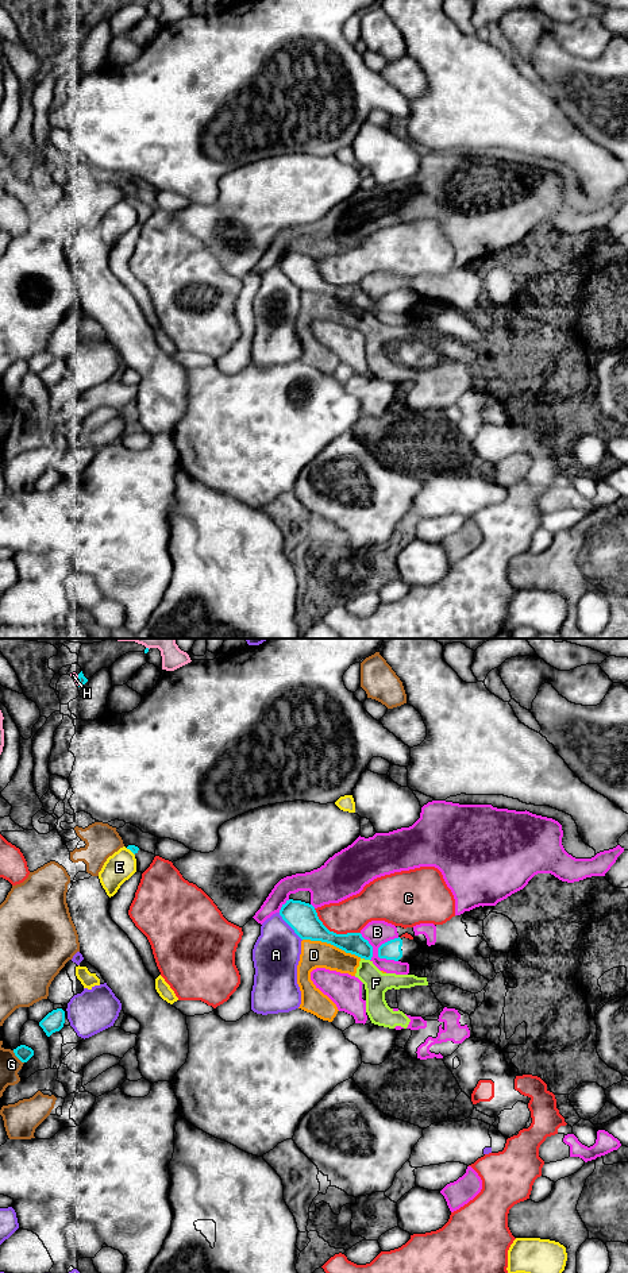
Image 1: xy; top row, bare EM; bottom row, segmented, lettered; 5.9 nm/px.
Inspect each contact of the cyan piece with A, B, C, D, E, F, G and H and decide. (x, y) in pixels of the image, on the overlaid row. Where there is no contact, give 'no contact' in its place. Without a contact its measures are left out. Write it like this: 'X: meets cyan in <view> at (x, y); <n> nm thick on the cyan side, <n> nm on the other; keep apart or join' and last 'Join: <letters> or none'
A: meets cyan in xy at (289, 925); 180 nm thick on the cyan side, 280 nm on the other; keep apart
B: meets cyan in xy at (385, 942); 110 nm thick on the cyan side, 140 nm on the other; keep apart
C: meets cyan in xy at (332, 932); 180 nm thick on the cyan side, 200 nm on the other; keep apart
D: meets cyan in xy at (332, 944); 180 nm thick on the cyan side, 160 nm on the other; keep apart
E: meets cyan in xy at (130, 849); 50 nm thick on the cyan side, 170 nm on the other; keep apart
F: meets cyan in xy at (368, 959); 130 nm thick on the cyan side, 140 nm on the other; keep apart
G: meets cyan in xy at (18, 1057); 90 nm thick on the cyan side, 120 nm on the other; keep apart
H: meets cyan in xy at (79, 681); 50 nm thick on the cyan side, 40 nm on the other; keep apart
Join: none

